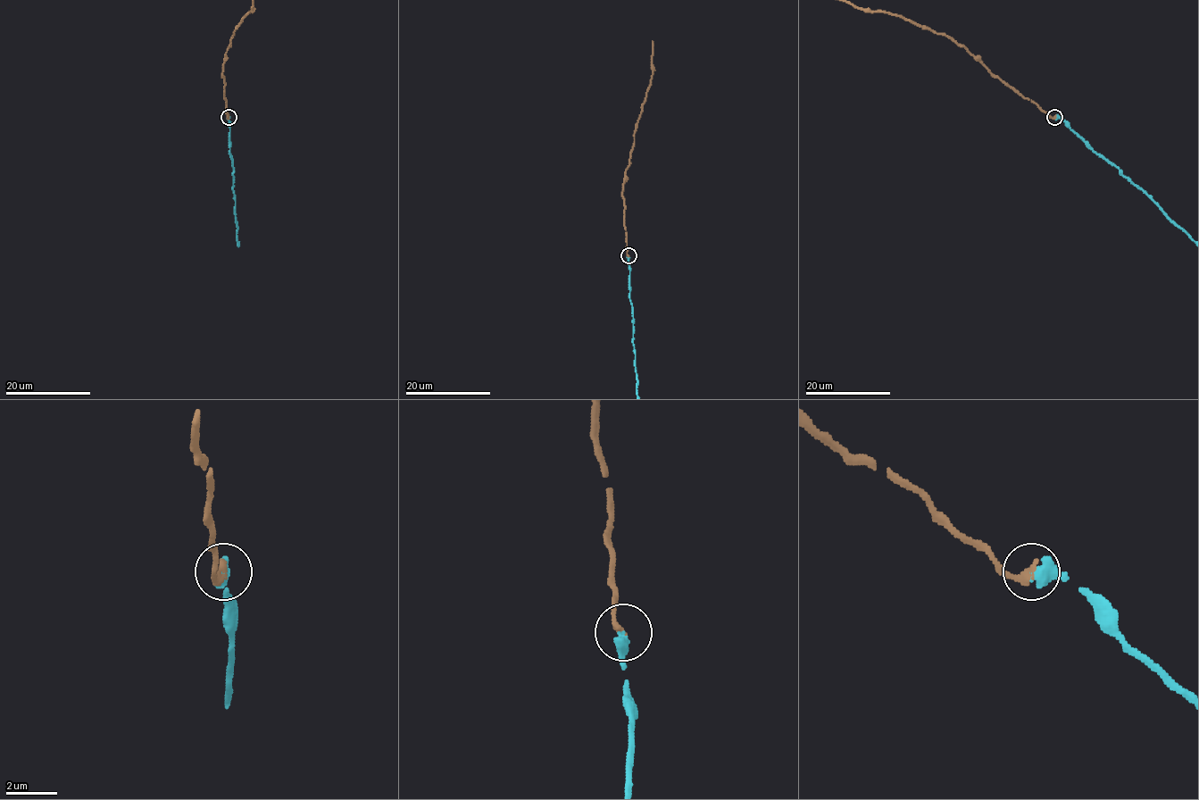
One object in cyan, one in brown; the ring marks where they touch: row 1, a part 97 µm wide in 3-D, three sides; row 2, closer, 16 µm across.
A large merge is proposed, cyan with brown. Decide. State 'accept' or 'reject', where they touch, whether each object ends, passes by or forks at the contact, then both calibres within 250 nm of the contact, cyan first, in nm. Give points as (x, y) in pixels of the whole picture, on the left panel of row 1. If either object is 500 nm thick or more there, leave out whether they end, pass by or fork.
accept | (228, 117) | 500/280 nm

